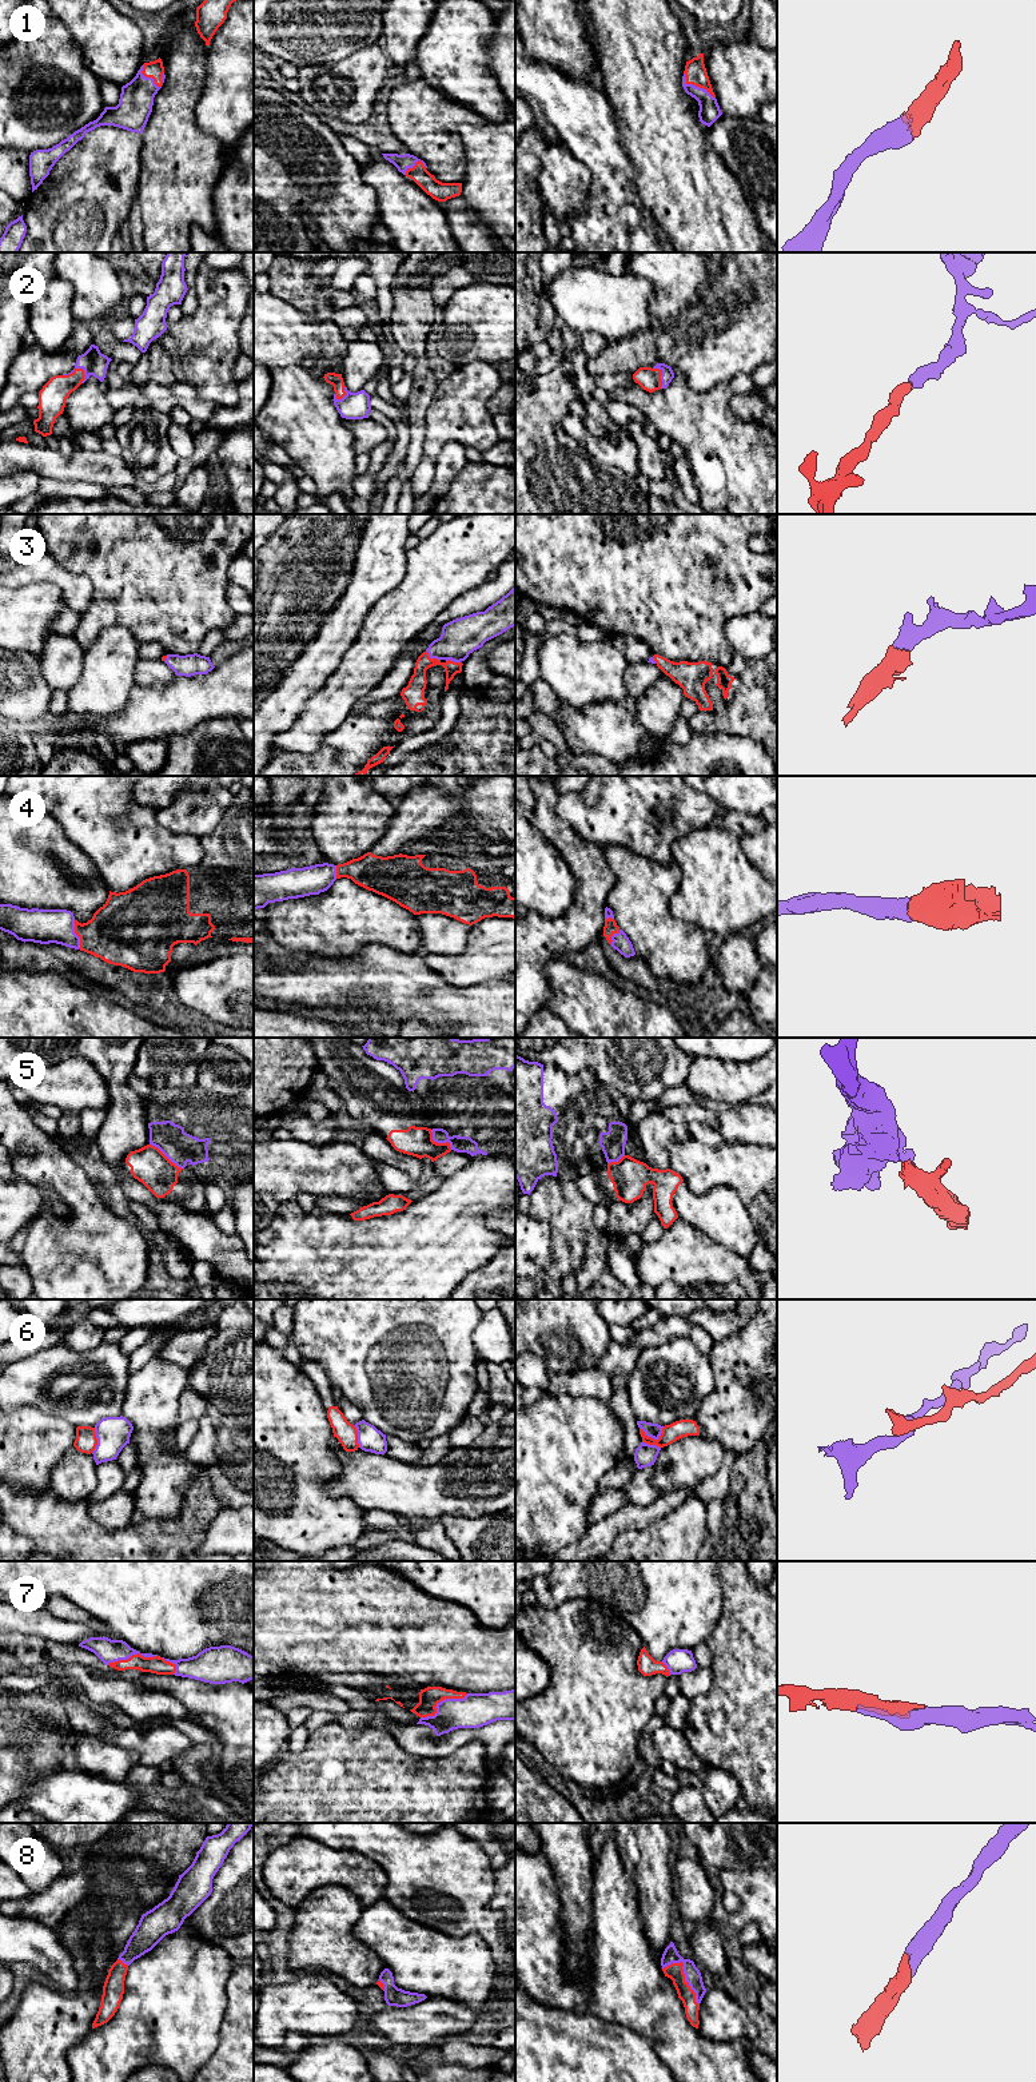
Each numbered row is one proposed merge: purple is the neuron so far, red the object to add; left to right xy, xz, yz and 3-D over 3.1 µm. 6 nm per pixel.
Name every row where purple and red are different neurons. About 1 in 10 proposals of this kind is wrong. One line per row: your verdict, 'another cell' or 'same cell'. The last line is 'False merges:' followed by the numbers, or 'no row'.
1: same cell
2: same cell
3: same cell
4: same cell
5: another cell
6: same cell
7: same cell
8: same cell
False merges: 5

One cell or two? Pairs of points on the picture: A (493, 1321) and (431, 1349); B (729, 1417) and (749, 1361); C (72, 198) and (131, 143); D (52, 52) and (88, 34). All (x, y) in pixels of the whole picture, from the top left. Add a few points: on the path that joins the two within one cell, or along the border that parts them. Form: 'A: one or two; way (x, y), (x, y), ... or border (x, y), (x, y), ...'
A: two; border (483, 1313), (473, 1334), (473, 1346), (478, 1358)
B: one; way (740, 1404), (740, 1385), (746, 1378), (746, 1374)
C: one; way (87, 186), (116, 156)
D: two; border (55, 16), (88, 70)

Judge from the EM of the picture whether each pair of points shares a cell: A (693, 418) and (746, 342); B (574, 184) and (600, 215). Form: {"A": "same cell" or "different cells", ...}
{"A": "different cells", "B": "different cells"}

